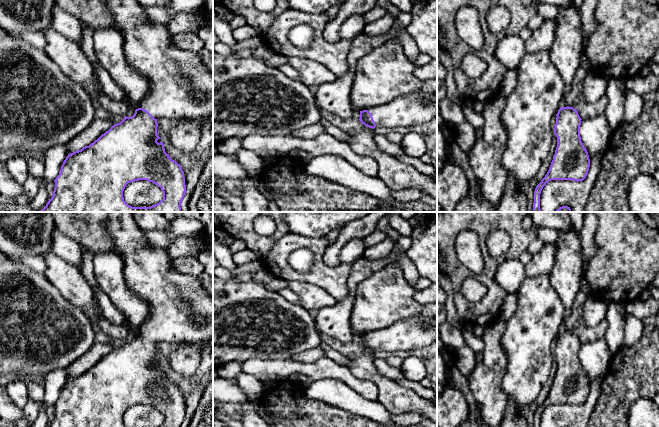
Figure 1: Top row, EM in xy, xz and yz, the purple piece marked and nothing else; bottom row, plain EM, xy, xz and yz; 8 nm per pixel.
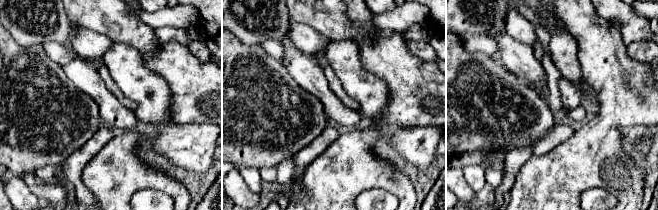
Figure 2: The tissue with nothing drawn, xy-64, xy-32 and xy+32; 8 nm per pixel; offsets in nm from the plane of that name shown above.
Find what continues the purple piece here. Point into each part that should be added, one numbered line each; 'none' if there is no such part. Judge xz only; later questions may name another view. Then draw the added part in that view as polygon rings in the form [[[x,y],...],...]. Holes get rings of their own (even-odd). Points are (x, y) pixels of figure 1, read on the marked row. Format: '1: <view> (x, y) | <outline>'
1: xz (420, 107) | [[[437,78],[424,81],[422,87],[413,94],[399,97],[392,102],[367,109],[376,127],[398,128],[415,127],[437,117]]]

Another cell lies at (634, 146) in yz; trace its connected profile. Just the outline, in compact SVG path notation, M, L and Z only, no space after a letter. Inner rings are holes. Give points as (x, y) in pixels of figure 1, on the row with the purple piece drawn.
M645 102L641 115L632 122L623 121L611 133L601 169L595 180L584 212L631 212L628 189L634 177L645 173L653 175L659 170L659 106Z

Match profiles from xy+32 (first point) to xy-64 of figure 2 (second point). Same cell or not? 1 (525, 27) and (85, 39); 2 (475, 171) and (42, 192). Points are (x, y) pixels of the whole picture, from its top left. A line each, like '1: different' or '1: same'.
1: same
2: same

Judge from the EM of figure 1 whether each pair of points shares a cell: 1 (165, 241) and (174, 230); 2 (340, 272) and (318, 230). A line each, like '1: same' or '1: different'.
1: same
2: different

